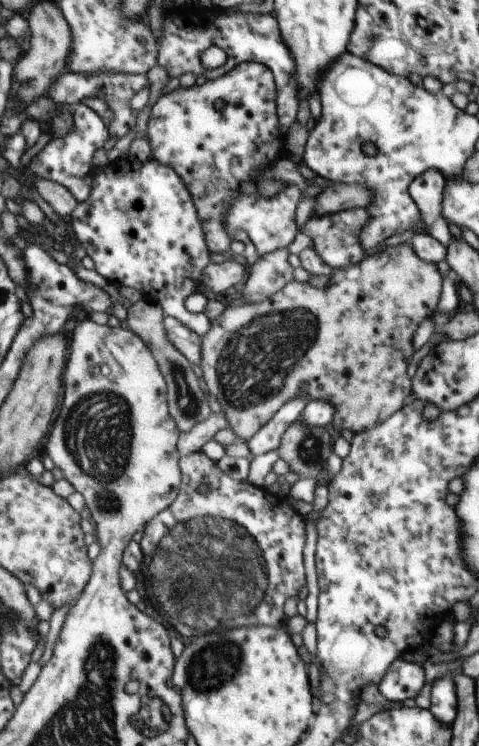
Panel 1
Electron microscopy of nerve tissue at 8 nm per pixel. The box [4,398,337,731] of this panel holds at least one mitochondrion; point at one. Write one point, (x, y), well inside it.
(208, 570)

